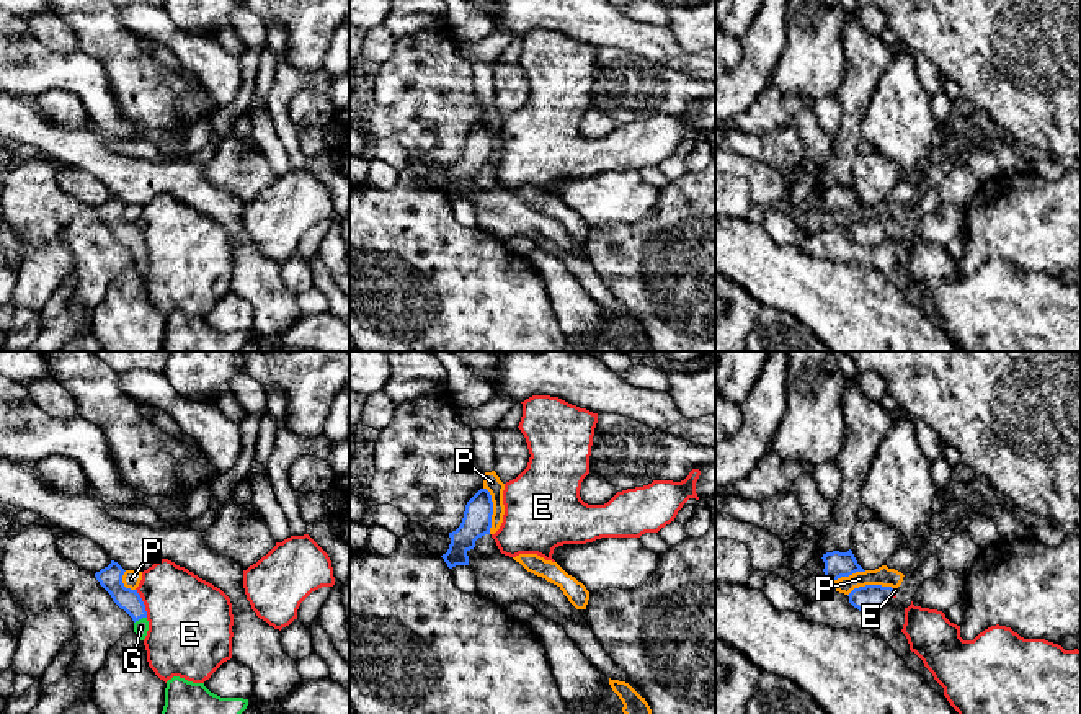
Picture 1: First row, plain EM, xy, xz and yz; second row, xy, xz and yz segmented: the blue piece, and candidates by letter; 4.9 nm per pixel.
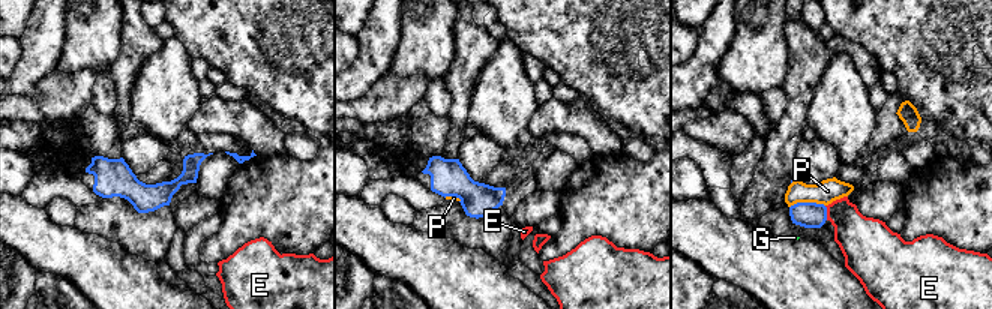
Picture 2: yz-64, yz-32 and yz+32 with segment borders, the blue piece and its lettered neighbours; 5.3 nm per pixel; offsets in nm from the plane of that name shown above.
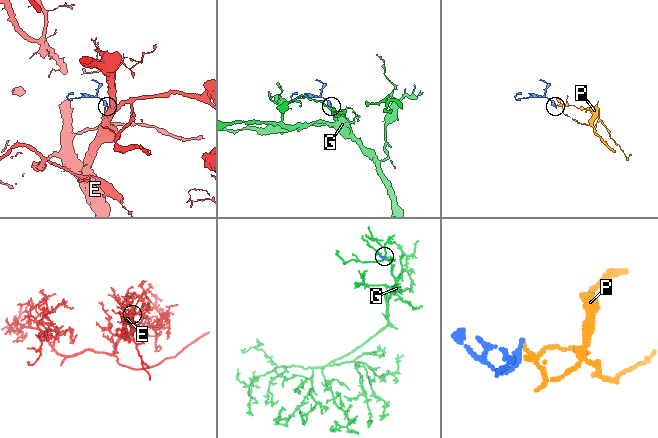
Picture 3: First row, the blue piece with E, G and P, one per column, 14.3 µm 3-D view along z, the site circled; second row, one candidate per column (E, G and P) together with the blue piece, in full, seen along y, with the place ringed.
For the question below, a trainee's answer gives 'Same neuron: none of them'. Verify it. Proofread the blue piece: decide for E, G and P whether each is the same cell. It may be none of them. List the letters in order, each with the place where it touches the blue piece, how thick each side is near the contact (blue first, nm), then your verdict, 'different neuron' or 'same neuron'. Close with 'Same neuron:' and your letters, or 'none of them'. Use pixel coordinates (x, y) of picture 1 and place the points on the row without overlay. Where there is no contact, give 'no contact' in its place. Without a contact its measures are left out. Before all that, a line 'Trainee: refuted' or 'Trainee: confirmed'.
Trainee: refuted
E: xy (142, 237) | 120/420 nm | different neuron
G: xy (139, 252) | 120/70 nm | same neuron
P: xz (492, 144) | 140/90 nm | different neuron
Same neuron: G

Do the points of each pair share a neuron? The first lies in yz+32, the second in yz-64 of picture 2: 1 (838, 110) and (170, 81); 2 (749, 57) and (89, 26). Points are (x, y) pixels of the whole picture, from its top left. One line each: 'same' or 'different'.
1: same
2: same

